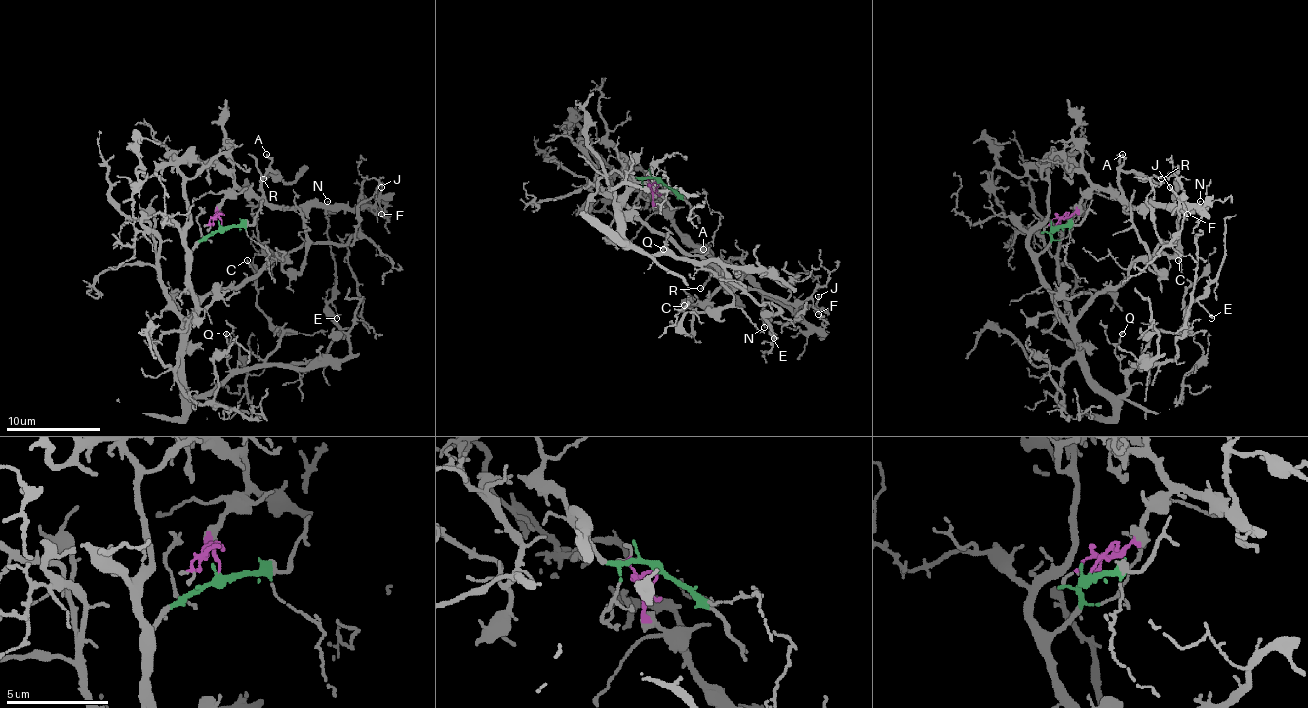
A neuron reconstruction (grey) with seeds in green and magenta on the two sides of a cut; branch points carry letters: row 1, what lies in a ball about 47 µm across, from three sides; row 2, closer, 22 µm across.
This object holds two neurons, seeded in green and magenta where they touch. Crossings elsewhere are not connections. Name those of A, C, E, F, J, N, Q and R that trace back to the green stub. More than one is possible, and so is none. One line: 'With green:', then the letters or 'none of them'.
With green: C, E, Q

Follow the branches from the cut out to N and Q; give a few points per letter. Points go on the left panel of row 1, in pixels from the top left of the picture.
N: (221, 226), (217, 208), (235, 188), (250, 188), (280, 208), (320, 205), (325, 213), (328, 200)
Q: (221, 226), (190, 256), (195, 318), (183, 344), (183, 389), (190, 396), (205, 396), (230, 373), (226, 333)

